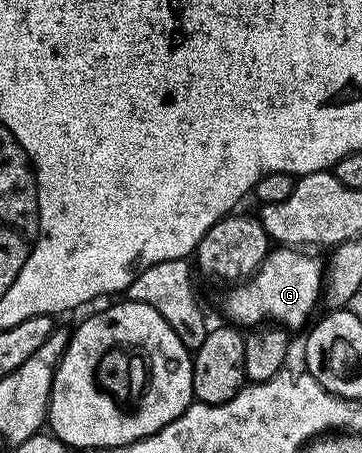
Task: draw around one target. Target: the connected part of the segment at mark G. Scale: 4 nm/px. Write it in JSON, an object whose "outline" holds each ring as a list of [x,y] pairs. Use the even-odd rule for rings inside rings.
{"outline":[[[275,248],[268,252],[265,260],[257,267],[250,278],[244,278],[228,289],[231,291],[223,298],[223,310],[232,318],[228,319],[239,328],[244,328],[243,326],[259,328],[264,324],[274,324],[279,328],[303,325],[303,327],[306,327],[312,321],[311,313],[314,312],[315,305],[317,307],[320,305],[325,277],[324,263],[322,261],[318,262],[311,254],[314,253],[304,252],[299,248]]]}

